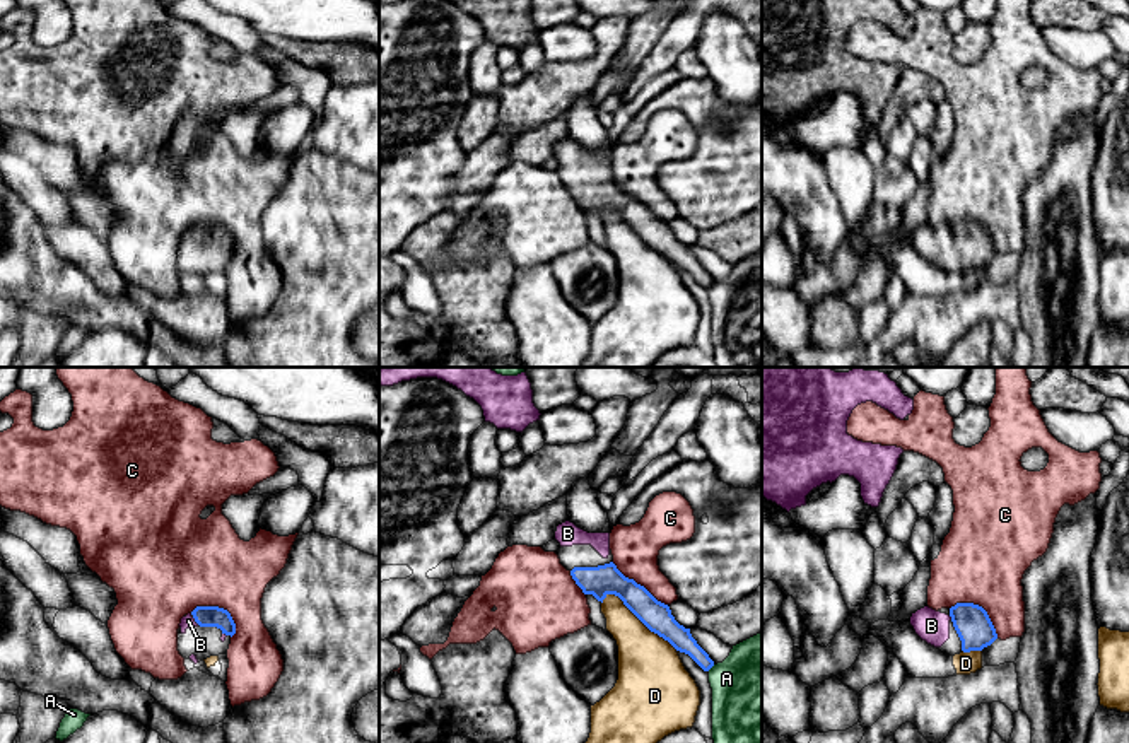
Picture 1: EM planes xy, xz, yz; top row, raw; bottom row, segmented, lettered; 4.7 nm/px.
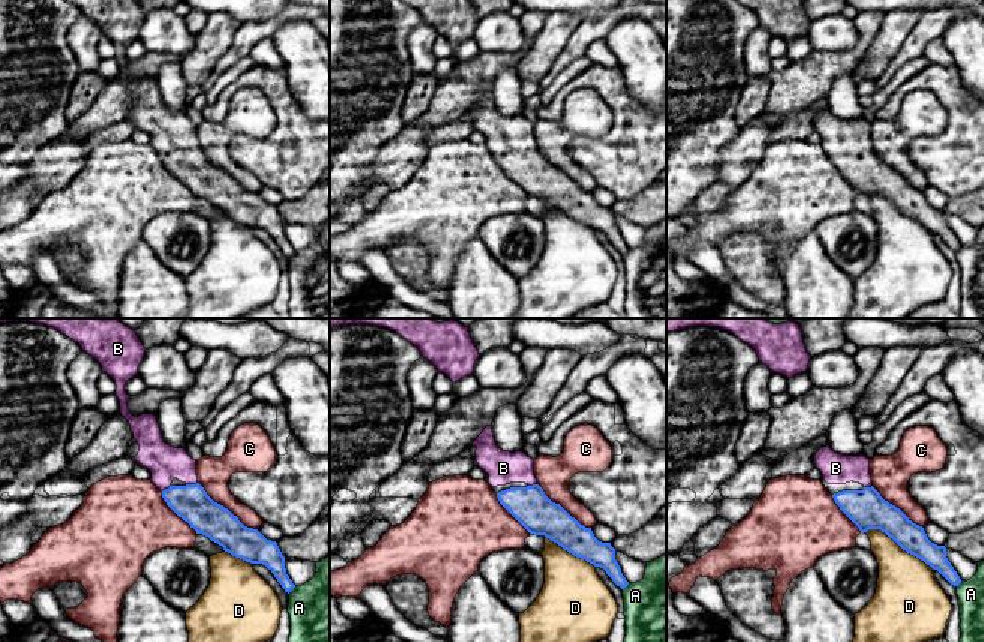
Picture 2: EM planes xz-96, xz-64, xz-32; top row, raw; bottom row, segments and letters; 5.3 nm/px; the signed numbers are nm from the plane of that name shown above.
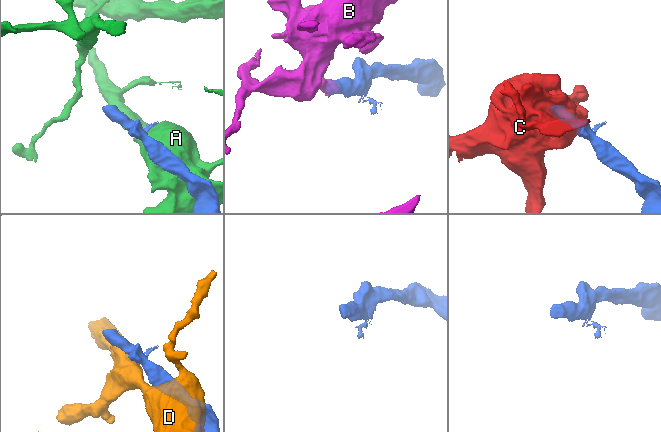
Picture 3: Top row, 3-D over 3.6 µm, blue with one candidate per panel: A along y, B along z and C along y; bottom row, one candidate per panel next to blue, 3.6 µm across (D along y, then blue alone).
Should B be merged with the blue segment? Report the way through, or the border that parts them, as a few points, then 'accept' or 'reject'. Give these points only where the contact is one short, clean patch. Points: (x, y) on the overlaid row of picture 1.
way xy (217, 617), (195, 620), (188, 620); accept

